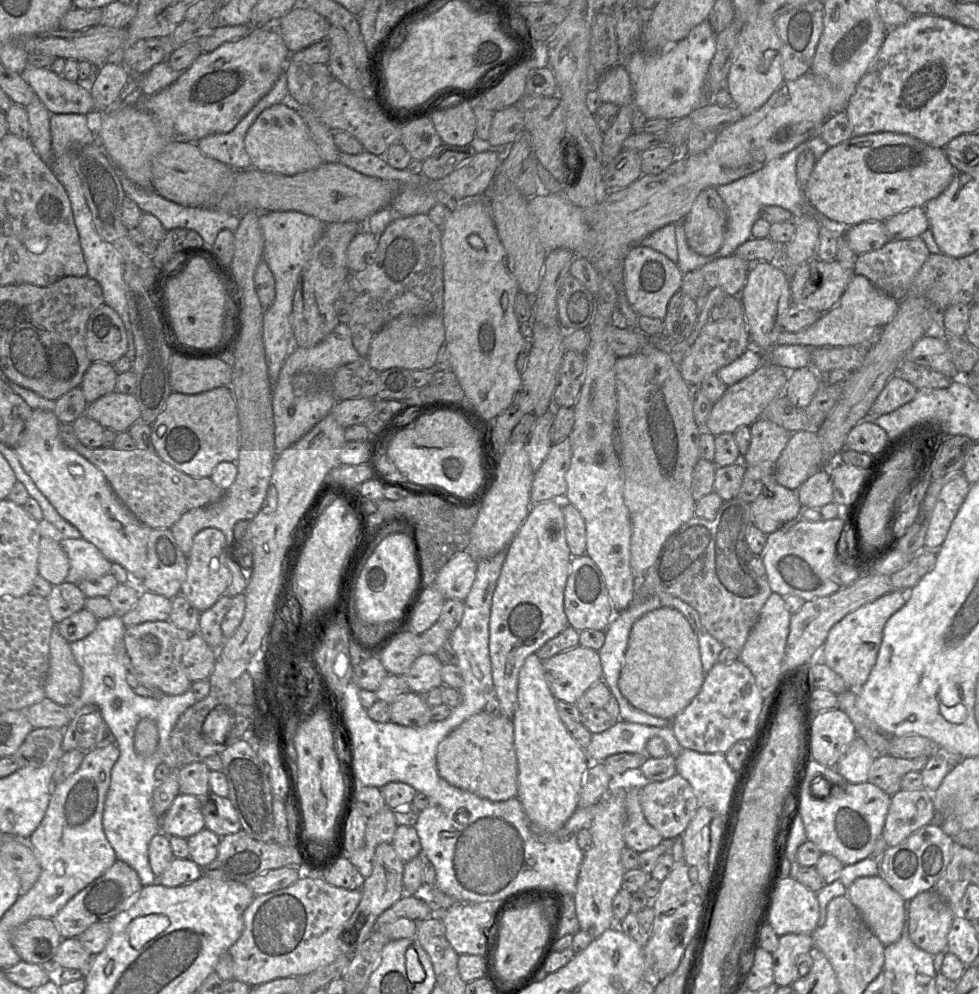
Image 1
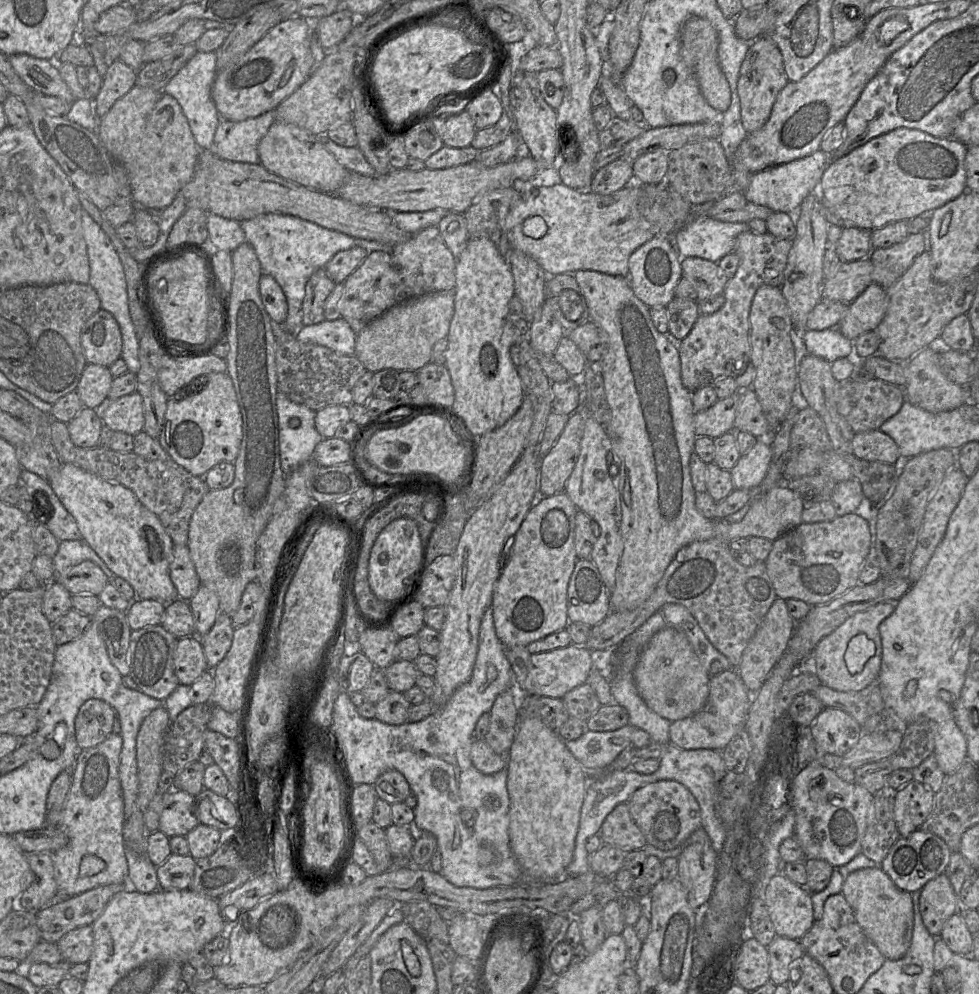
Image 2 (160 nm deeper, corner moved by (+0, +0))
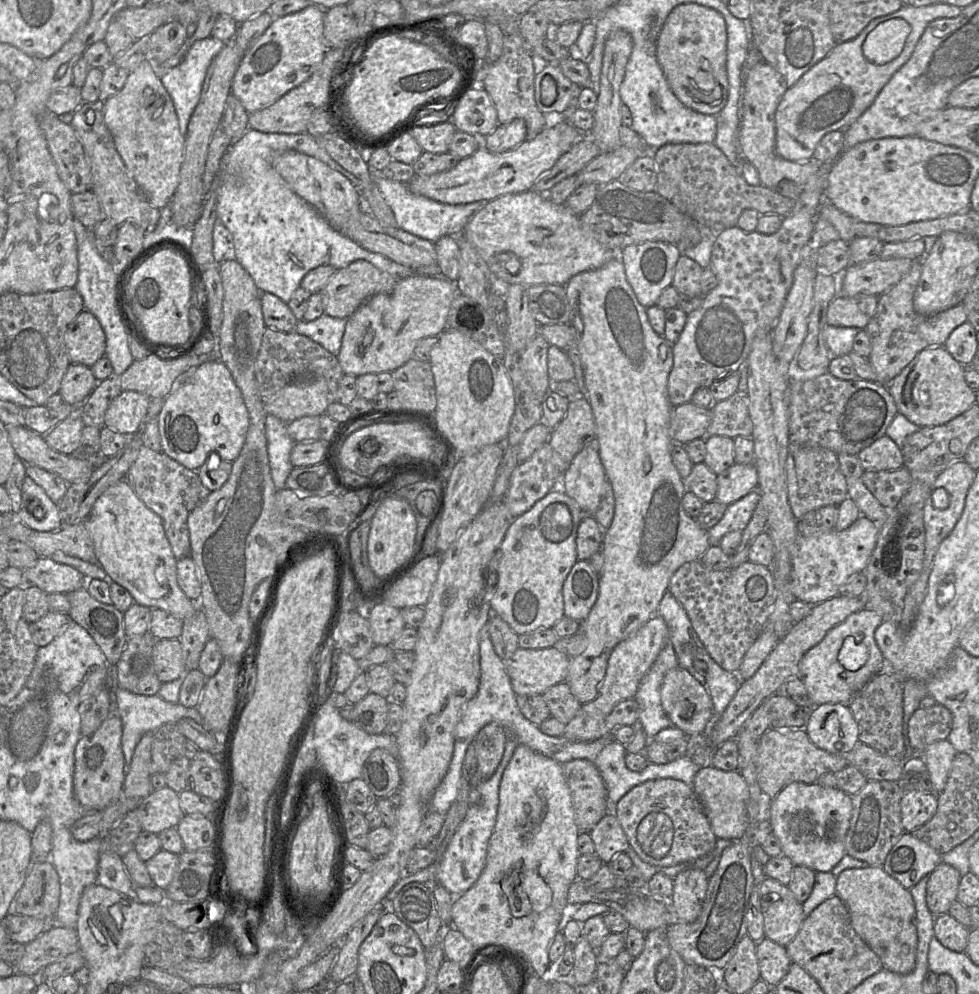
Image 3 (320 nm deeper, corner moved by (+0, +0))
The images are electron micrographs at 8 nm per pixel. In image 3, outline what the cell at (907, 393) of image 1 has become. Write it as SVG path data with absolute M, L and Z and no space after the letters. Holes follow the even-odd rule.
M825 372L806 380L791 380L788 389L789 442L832 450L836 454L858 453L886 434L886 430L898 413L895 401L887 385L863 379L843 380Z

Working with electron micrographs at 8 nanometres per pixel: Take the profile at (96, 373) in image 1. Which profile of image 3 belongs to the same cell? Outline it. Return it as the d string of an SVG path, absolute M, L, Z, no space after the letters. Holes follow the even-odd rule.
M70 364L60 386L63 400L72 405L82 404L98 384L91 367L83 364Z

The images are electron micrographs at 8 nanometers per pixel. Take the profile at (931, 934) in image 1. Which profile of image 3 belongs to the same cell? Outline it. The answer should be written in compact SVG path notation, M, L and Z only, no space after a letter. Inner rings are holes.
M940 862L929 874L926 887L926 903L933 914L939 916L948 913L957 899L962 875L953 866Z

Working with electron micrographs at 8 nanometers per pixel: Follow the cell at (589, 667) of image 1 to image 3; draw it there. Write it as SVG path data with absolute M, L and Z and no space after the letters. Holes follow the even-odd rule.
M555 647L541 649L518 648L510 658L503 660L517 696L543 695L552 686L565 682L571 658Z

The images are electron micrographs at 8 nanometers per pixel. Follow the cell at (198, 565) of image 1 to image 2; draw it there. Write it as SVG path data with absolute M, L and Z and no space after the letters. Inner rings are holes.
M201 584L196 594L189 600L189 605L194 618L193 635L201 638L212 628L220 612L218 595L214 590Z

